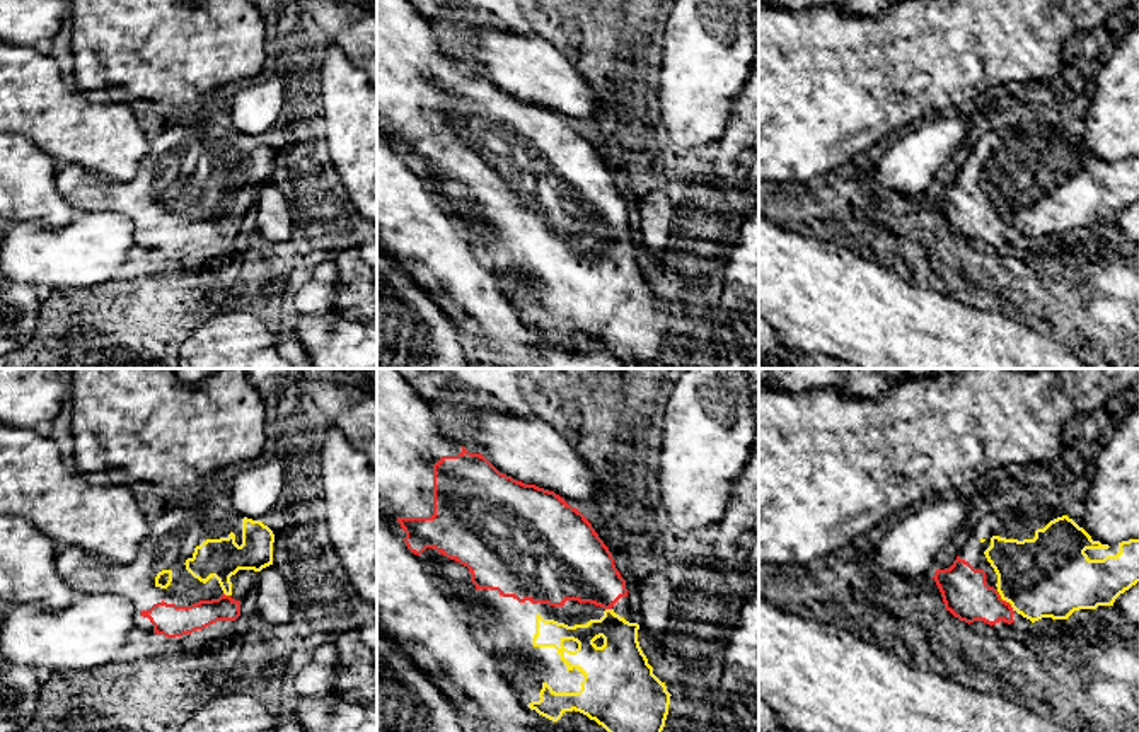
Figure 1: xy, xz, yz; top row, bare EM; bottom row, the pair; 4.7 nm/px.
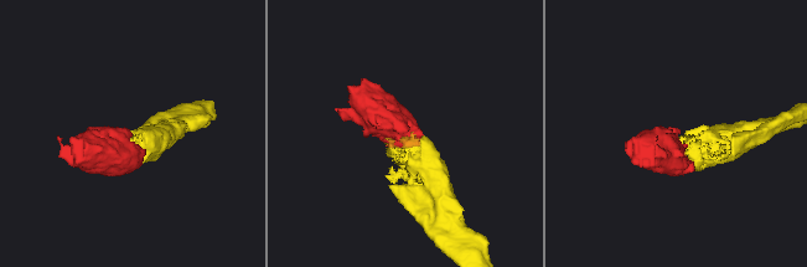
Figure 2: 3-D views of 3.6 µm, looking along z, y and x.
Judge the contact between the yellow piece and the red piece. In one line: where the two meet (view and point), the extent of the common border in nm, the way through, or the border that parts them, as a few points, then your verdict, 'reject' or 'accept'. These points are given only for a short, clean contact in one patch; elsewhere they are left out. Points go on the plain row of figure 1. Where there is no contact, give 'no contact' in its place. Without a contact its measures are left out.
meets yellow in yz at (1005, 217); contact 140 nm long; accept

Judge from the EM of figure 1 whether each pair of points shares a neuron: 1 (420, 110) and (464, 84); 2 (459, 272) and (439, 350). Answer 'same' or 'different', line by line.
1: same
2: different

